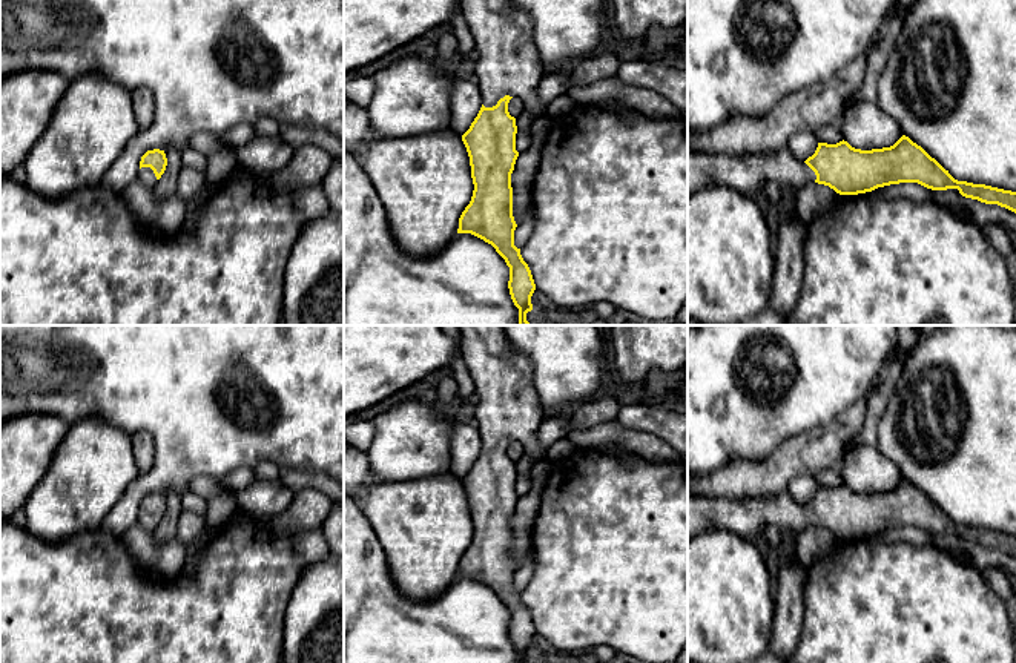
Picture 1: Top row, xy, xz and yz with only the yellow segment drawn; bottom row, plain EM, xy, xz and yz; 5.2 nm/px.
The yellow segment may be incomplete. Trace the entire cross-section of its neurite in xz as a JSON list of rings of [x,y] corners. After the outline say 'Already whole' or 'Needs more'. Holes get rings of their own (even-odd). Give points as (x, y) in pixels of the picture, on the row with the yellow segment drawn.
[[[459,0],[467,26],[474,38],[479,54],[474,78],[480,89],[482,107],[462,135],[471,166],[474,184],[470,204],[459,218],[457,233],[471,233],[491,244],[510,267],[508,289],[514,305],[519,308],[519,325],[531,325],[526,313],[533,310],[531,296],[536,284],[528,264],[514,246],[517,227],[513,216],[511,173],[519,152],[516,150],[516,118],[508,112],[513,97],[522,100],[525,112],[534,120],[546,115],[546,106],[537,97],[537,86],[545,74],[536,45],[533,43],[533,20],[511,0]]]. Needs more

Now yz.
[[[905,135],[890,147],[872,150],[855,149],[844,140],[836,144],[818,143],[806,161],[797,160],[787,146],[743,155],[688,152],[688,196],[704,187],[731,187],[752,196],[767,183],[781,186],[786,193],[818,183],[840,195],[918,183],[932,190],[958,189],[965,198],[1016,213],[1016,192],[955,180]]]. Needs more

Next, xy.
[[[153,149],[147,150],[140,161],[140,170],[137,173],[137,180],[147,186],[153,187],[157,181],[161,178],[167,166],[167,158],[164,150]]]. Needs more

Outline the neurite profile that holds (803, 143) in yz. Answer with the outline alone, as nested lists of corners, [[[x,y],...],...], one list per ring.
[[[798,130],[790,135],[787,147],[797,160],[806,161],[815,153],[818,140],[812,130]]]

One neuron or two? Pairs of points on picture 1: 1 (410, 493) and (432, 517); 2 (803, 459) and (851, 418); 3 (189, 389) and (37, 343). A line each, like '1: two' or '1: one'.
1: one
2: one
3: one

